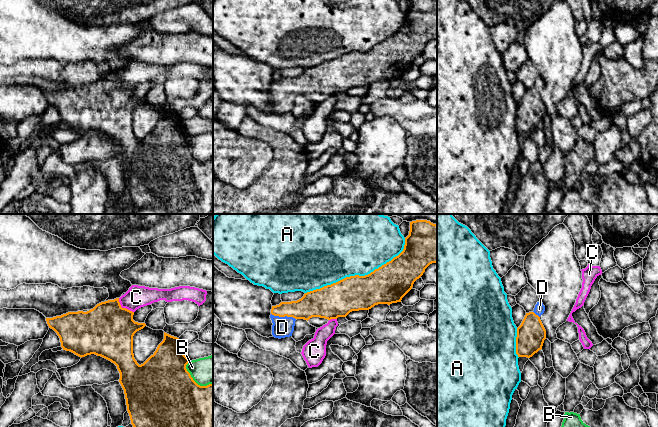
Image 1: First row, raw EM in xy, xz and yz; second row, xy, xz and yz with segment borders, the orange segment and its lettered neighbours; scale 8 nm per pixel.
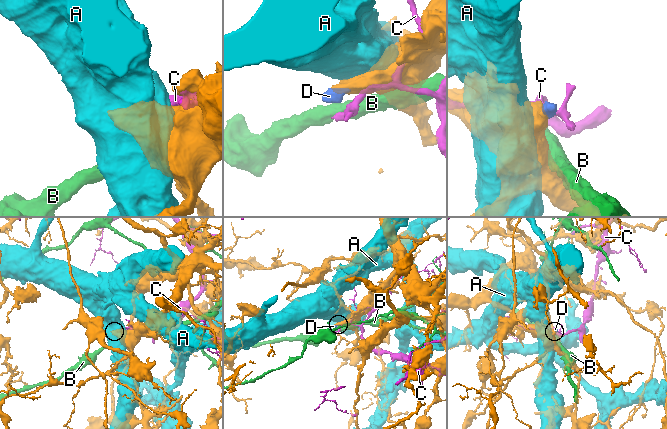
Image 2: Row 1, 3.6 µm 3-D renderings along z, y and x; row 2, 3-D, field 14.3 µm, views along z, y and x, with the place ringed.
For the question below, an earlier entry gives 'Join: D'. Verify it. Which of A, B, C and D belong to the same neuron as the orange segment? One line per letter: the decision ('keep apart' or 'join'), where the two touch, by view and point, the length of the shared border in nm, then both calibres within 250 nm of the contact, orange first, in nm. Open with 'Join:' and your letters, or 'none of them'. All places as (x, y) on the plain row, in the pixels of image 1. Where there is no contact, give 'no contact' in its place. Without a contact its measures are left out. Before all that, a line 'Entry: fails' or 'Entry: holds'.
Entry: holds
Join: D
A: keep apart; meets orange in xz at (358, 51); contact 900 nm long; 300 nm thick on the orange side, 440 nm on the other
B: keep apart; meets orange in xy at (195, 158); contact 280 nm long; 500 nm thick on the orange side, 220 nm on the other
C: keep apart; meets orange in xy at (123, 84); contact 170 nm long; 420 nm thick on the orange side, 180 nm on the other
D: join; meets orange in xz at (283, 92); contact 200 nm long; 190 nm thick on the orange side, 170 nm on the other

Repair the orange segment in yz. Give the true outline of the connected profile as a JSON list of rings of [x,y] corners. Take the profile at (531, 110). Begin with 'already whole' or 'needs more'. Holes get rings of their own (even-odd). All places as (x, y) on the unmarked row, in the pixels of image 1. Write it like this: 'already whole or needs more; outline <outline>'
needs more; outline [[[537,78],[534,87],[526,89],[521,101],[517,104],[516,130],[518,133],[532,133],[542,125],[546,115],[546,106],[540,96],[545,82]]]

